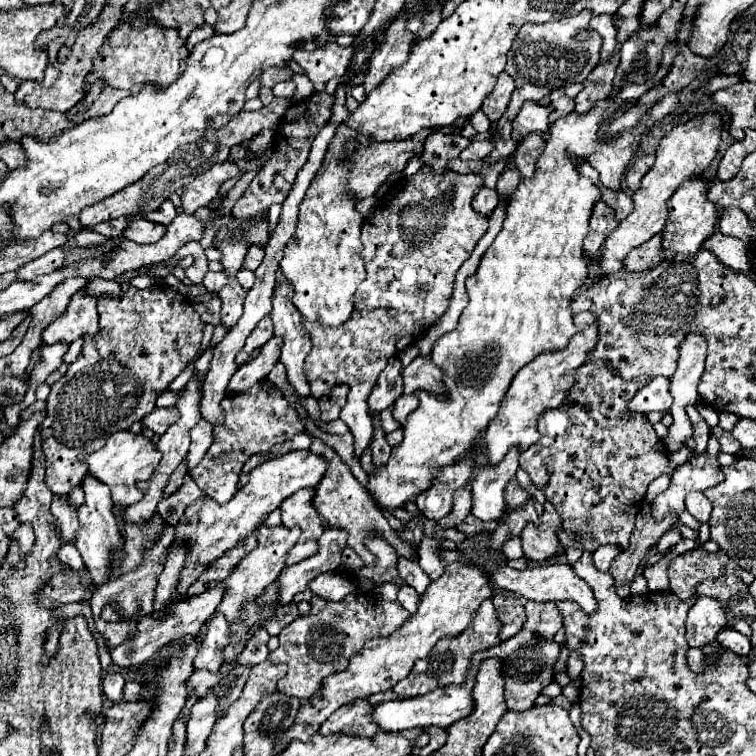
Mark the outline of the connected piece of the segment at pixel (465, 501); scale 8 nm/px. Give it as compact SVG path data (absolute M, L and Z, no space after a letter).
M463 486L455 492L453 496L453 506L451 506L451 512L441 518L437 524L439 528L455 528L457 524L461 524L469 512L471 512L471 506L473 506L473 494L471 494L471 488L469 486Z

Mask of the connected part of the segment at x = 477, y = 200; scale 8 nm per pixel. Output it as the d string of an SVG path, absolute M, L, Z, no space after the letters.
M481 188L479 190L479 194L473 198L473 208L479 212L479 214L485 214L485 216L489 216L493 210L495 210L495 206L499 204L499 194L495 192L495 190L491 190L491 188Z

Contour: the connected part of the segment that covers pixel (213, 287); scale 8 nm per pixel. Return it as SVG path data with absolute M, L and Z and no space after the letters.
M207 272L205 278L203 278L203 286L205 286L209 292L219 292L225 284L227 284L225 272Z

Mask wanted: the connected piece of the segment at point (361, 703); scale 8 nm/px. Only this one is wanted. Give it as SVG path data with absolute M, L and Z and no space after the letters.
M357 698L339 710L335 710L321 726L321 734L333 734L333 732L345 732L351 736L373 736L381 728L371 718L371 710L375 706L367 698Z

